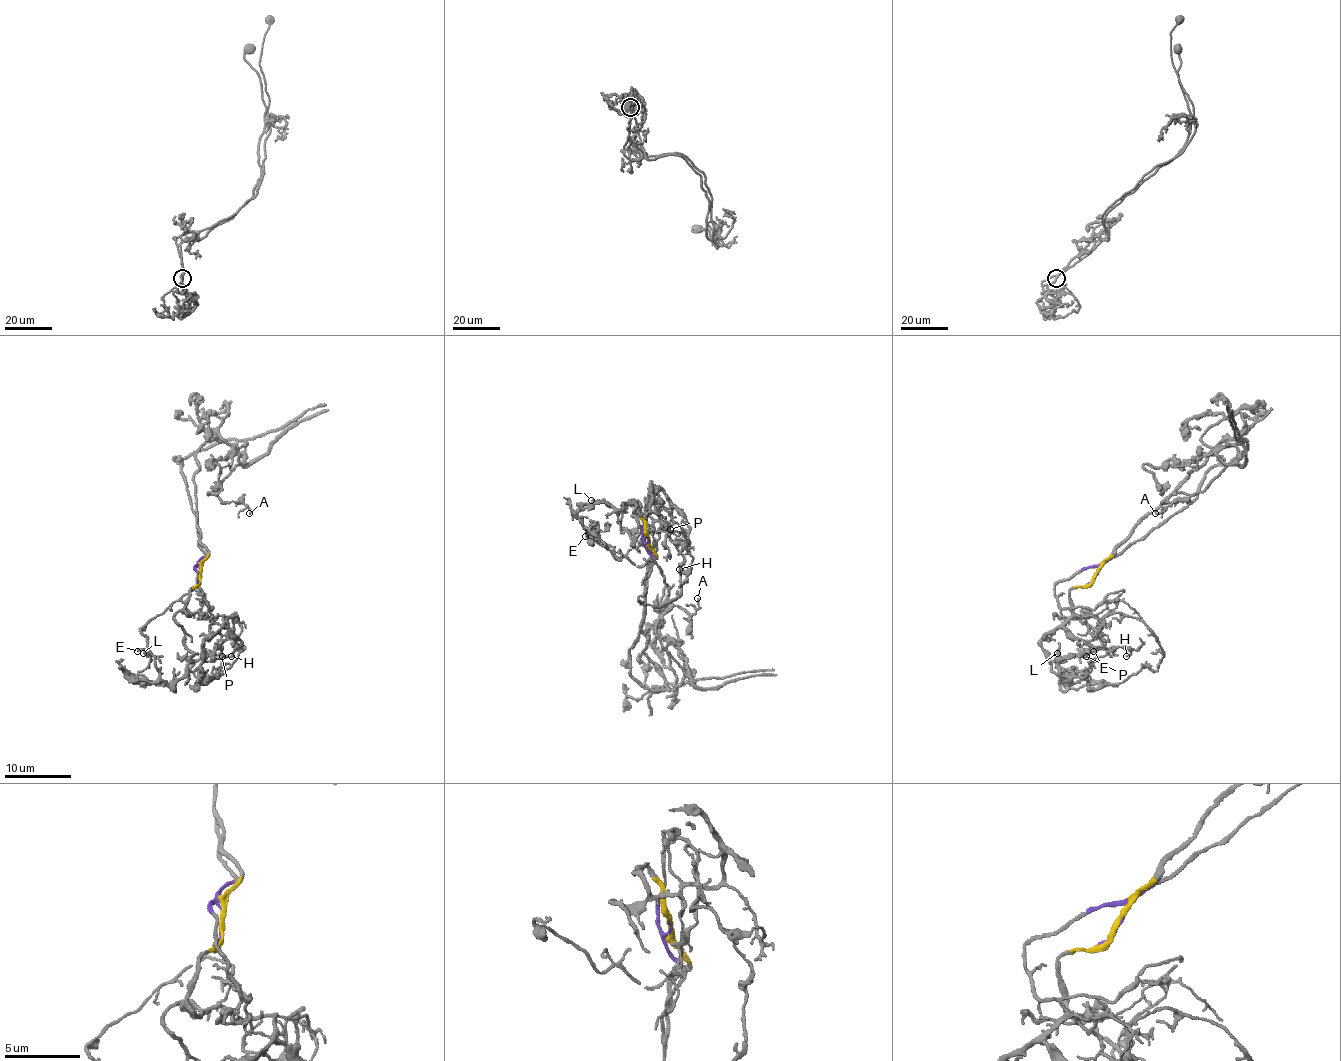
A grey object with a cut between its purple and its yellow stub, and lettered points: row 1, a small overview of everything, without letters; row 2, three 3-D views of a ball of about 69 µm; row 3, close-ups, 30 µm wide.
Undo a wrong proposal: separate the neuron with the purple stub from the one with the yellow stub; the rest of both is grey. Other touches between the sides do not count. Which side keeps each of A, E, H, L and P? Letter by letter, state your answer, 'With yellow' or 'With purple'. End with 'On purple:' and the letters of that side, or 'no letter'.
A: With purple
E: With purple
H: With yellow
L: With yellow
P: With yellow
On purple: A, E

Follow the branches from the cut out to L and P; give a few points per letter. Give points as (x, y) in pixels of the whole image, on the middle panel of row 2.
L: (648, 538), (638, 513), (638, 527), (623, 528), (633, 545), (643, 527), (634, 502), (614, 508), (591, 500)
P: (648, 538), (644, 520), (633, 515), (646, 527), (671, 518), (671, 502), (651, 485), (671, 517), (669, 528)

